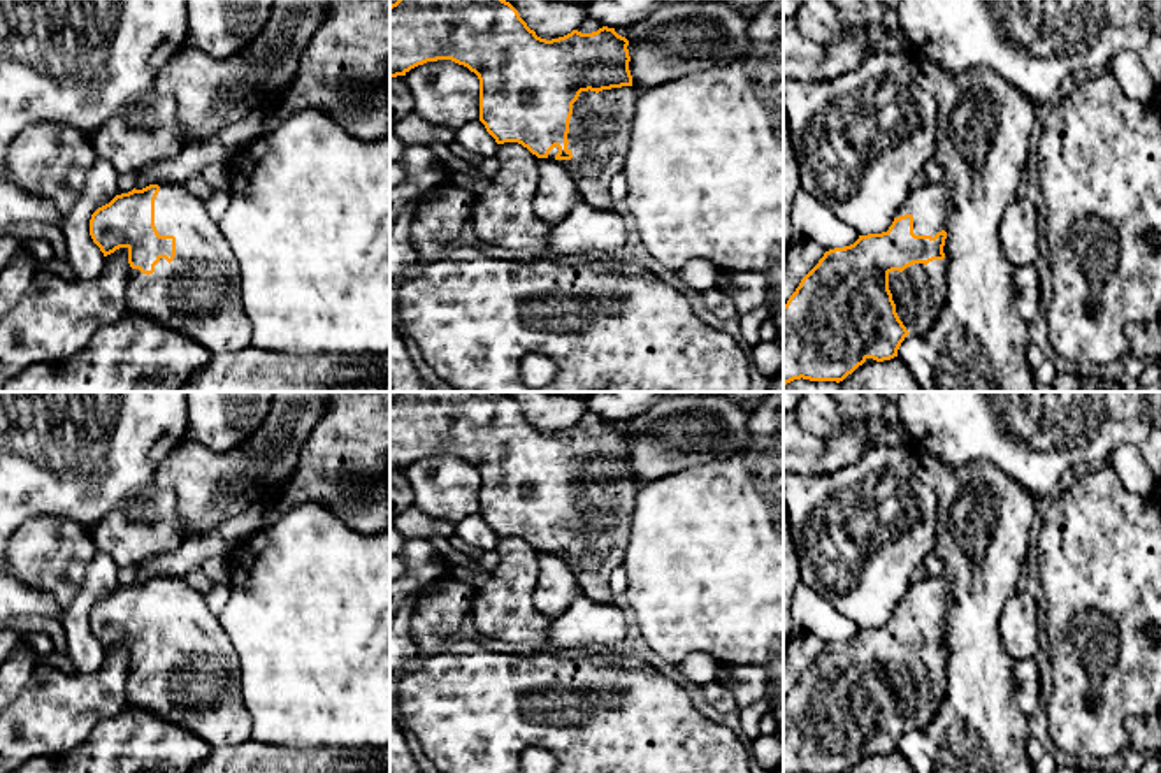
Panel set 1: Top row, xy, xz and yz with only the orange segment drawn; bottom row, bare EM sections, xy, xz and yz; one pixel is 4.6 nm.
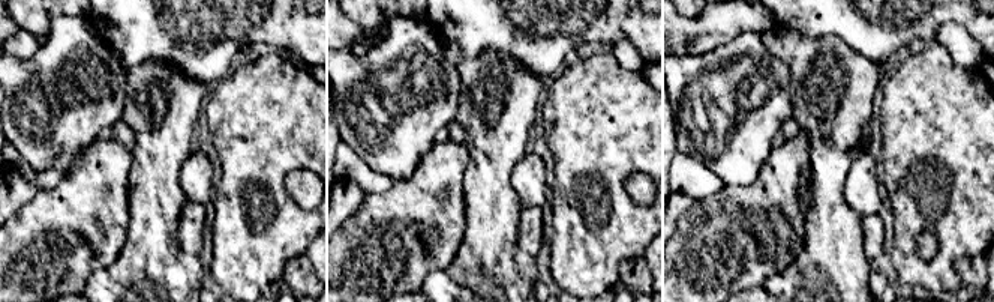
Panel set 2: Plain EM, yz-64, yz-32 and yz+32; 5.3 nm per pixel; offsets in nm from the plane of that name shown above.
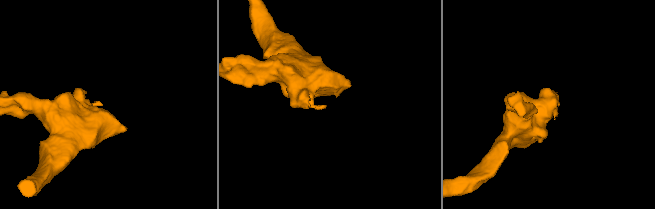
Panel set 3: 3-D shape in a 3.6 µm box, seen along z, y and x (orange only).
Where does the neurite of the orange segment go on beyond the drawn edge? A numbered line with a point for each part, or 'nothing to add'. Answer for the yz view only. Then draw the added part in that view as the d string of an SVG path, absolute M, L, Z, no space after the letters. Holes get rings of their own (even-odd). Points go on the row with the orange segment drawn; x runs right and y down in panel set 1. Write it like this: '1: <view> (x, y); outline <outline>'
1: yz (919, 292); outline M947 244L943 253L943 260L933 260L927 265L913 264L903 272L889 272L896 313L912 336L926 334L947 300Z

